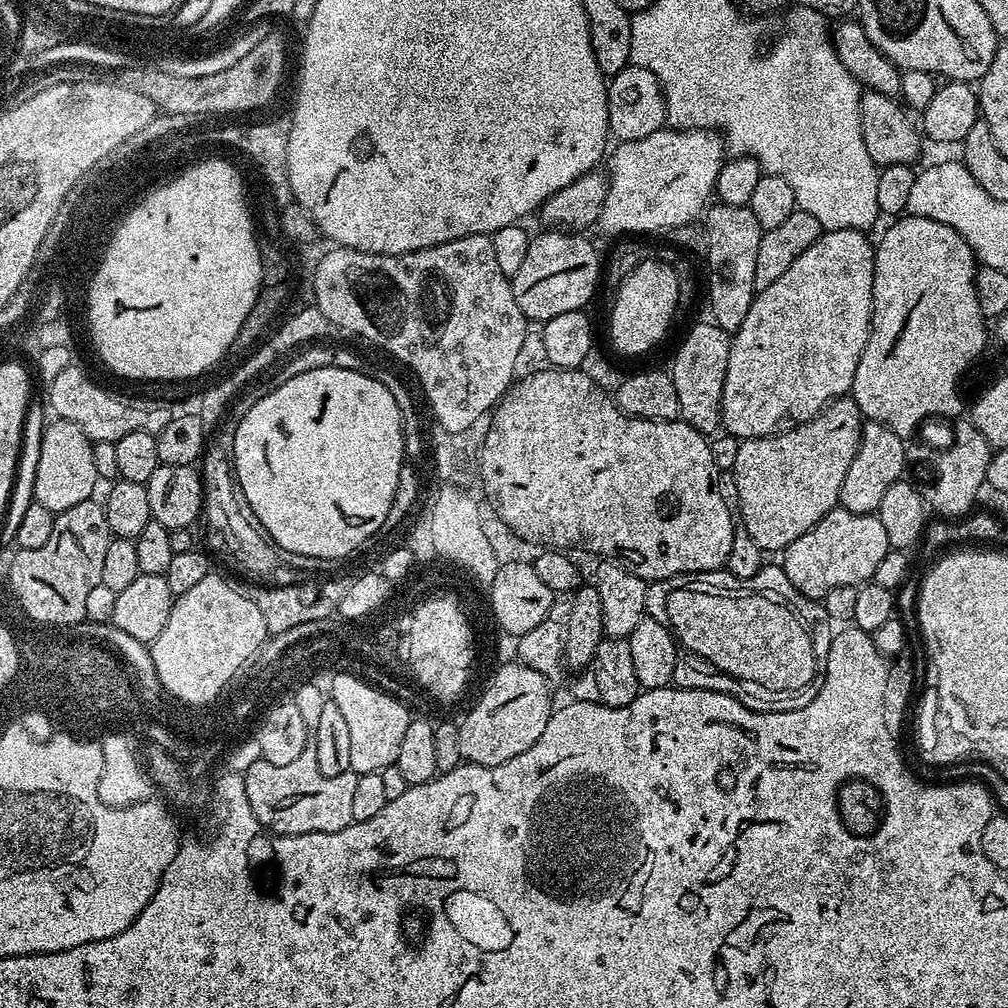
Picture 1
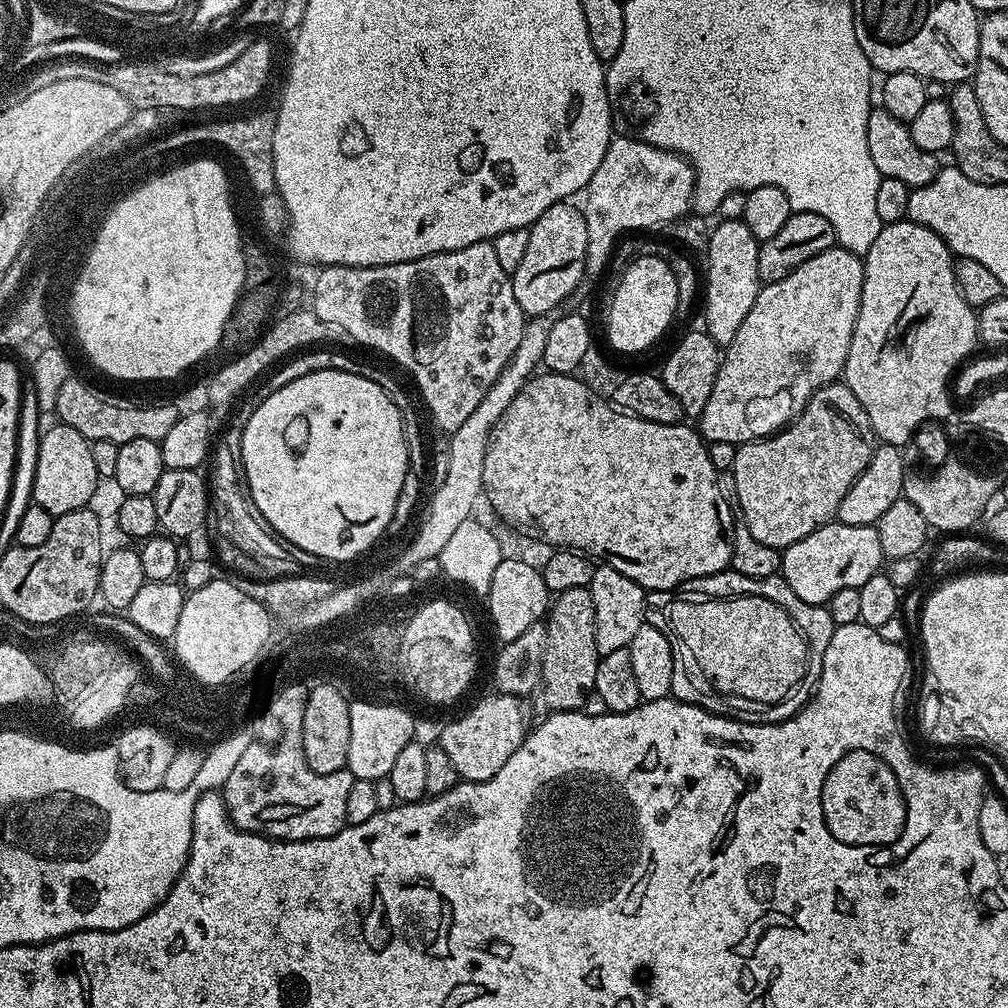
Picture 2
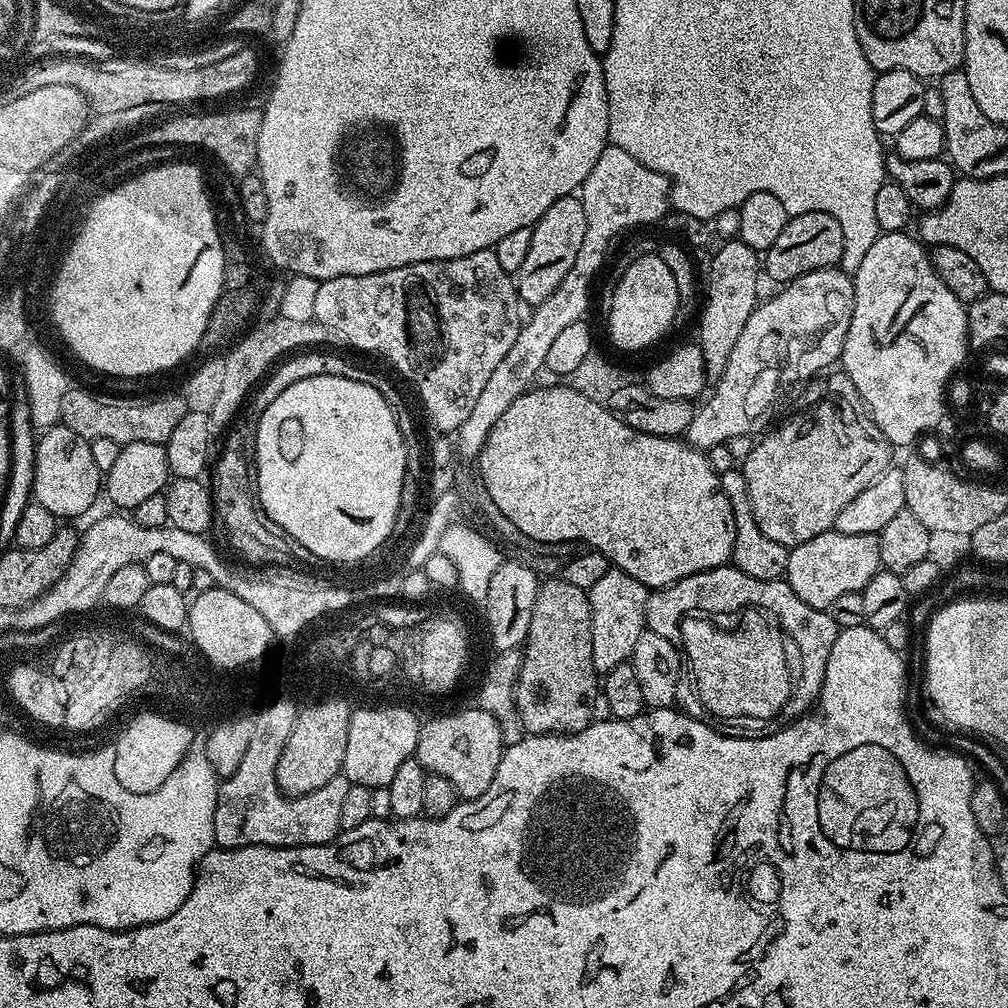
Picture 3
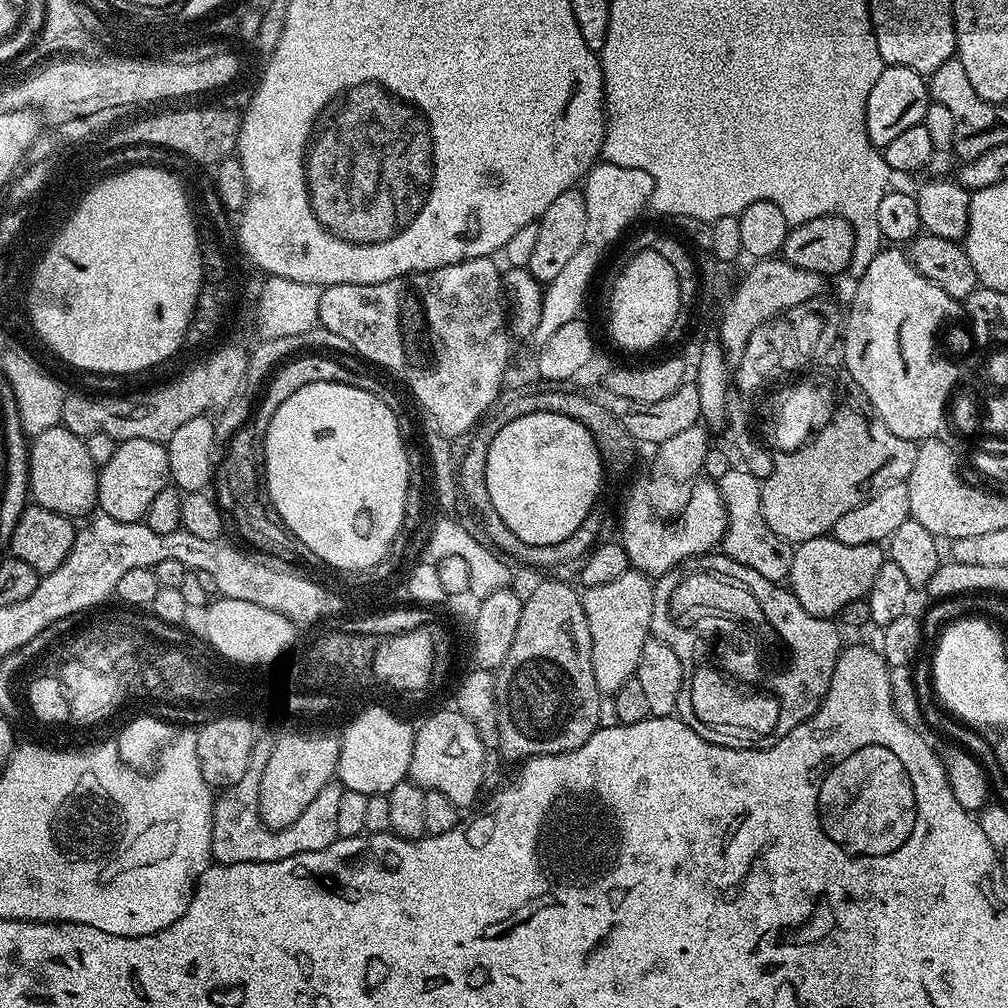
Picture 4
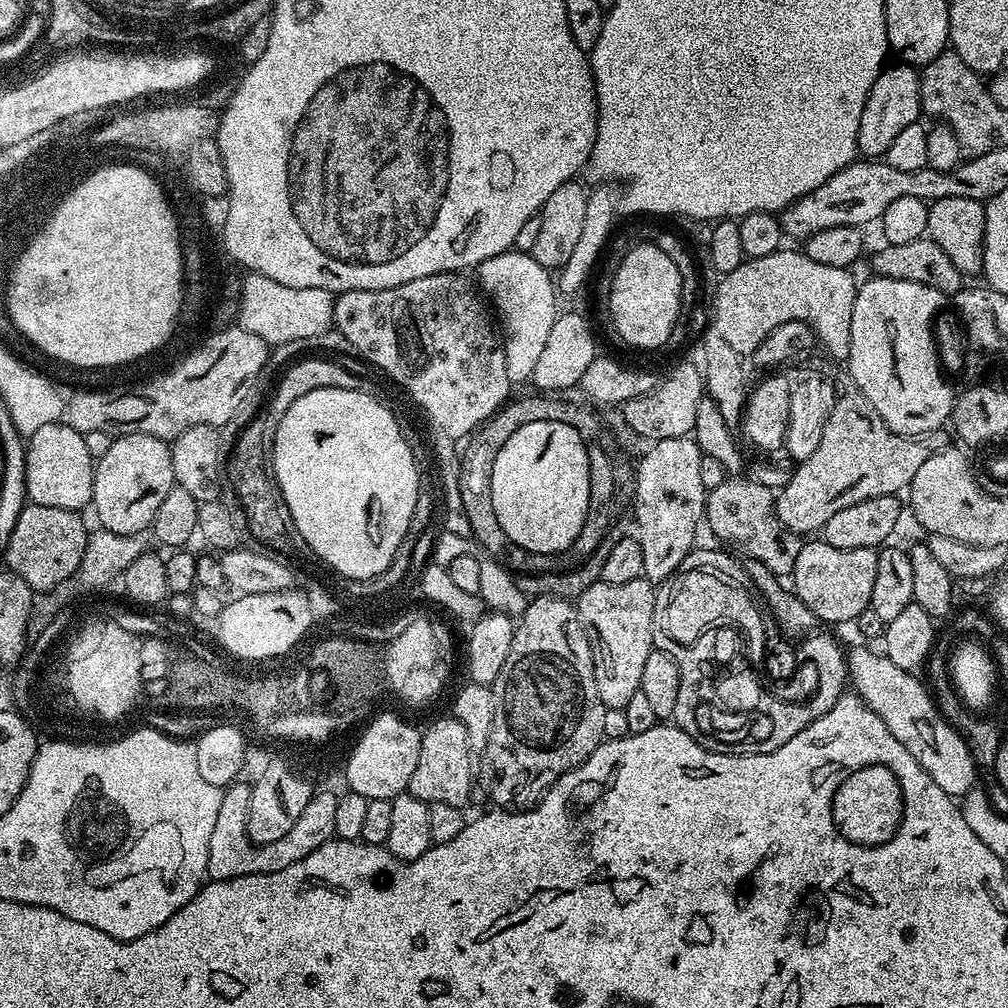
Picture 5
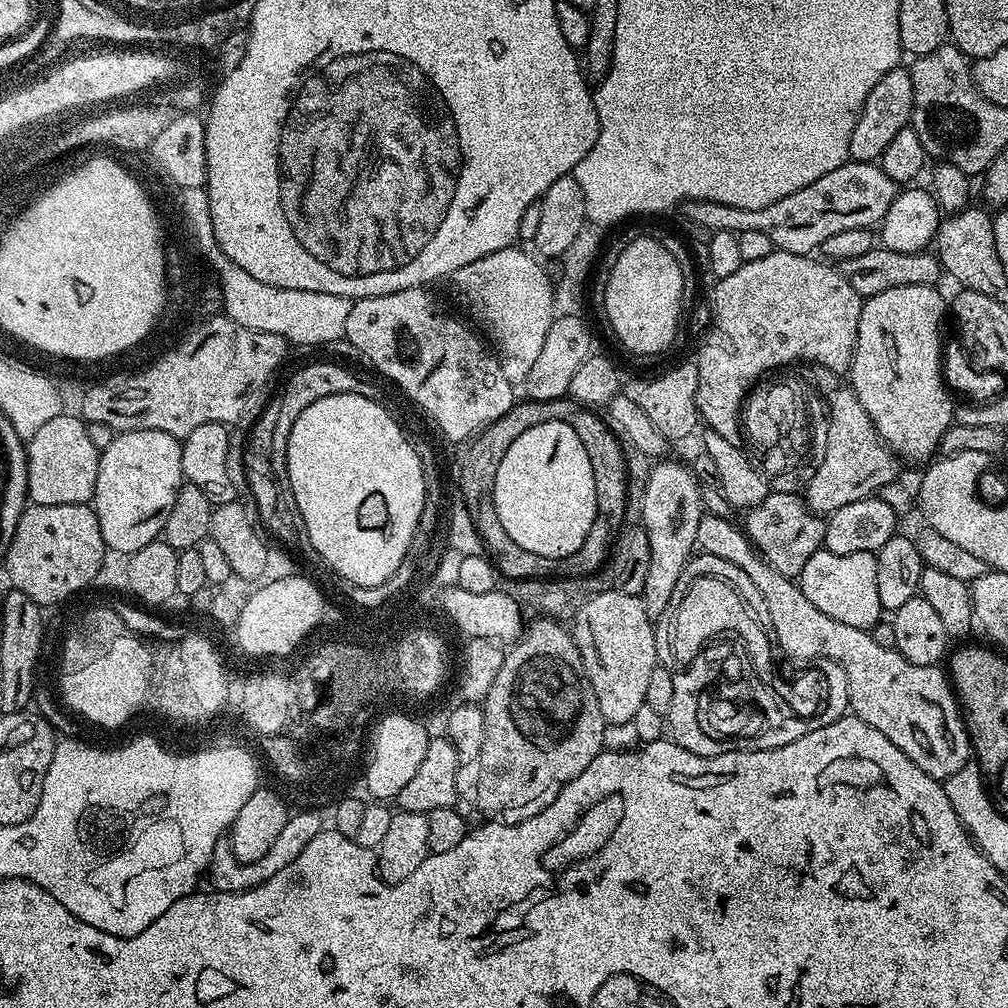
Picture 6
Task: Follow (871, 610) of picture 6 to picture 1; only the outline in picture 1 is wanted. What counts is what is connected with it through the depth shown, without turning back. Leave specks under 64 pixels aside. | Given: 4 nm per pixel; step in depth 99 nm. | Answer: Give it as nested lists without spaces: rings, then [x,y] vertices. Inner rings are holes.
[[[837,506],[814,527],[806,530],[802,538],[794,538],[794,542],[790,542],[790,546],[782,553],[782,567],[786,570],[786,578],[790,578],[790,582],[794,582],[798,590],[802,590],[802,594],[806,594],[811,600],[823,601],[824,596],[834,590],[834,586],[859,586],[869,583],[874,570],[878,570],[878,562],[886,558],[889,550],[886,529],[882,526],[879,515],[854,514]]]

